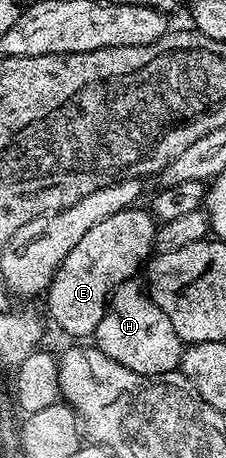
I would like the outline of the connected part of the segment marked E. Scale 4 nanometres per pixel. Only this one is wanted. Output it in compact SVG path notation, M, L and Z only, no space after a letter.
M133 206L106 218L106 222L98 222L98 226L90 226L82 234L78 246L56 268L46 293L48 312L66 335L91 337L95 333L108 309L112 291L122 282L133 279L153 255L157 227L151 211L144 209L143 212L140 206Z

